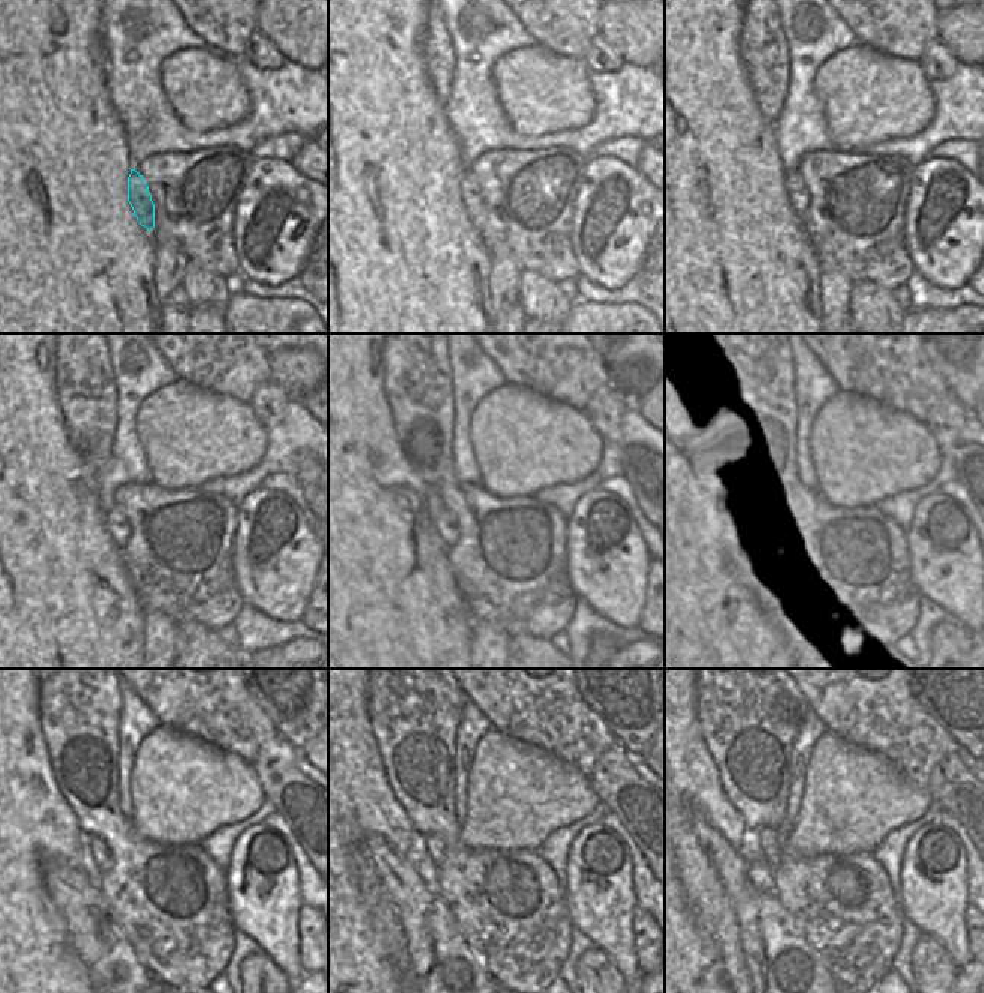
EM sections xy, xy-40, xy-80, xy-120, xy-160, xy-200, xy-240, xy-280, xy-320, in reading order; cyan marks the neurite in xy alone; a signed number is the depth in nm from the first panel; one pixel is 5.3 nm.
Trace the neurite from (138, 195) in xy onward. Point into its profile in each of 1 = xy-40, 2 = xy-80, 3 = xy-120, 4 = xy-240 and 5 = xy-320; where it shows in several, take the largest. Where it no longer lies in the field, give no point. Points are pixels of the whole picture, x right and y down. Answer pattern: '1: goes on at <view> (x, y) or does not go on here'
1: goes on at xy-40 (470, 192)
2: goes on at xy-80 (797, 191)
3: goes on at xy-120 (117, 527)
4: goes on at xy-240 (98, 848)
5: goes on at xy-320 (770, 839)

